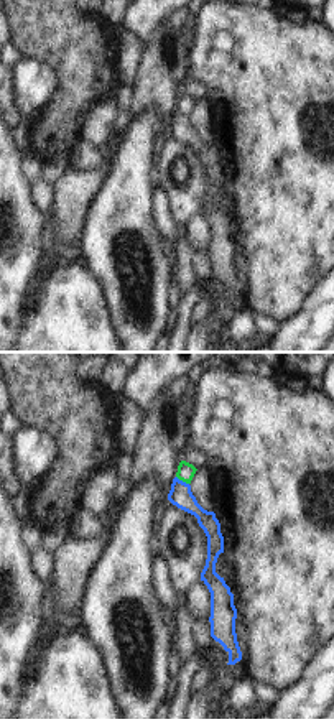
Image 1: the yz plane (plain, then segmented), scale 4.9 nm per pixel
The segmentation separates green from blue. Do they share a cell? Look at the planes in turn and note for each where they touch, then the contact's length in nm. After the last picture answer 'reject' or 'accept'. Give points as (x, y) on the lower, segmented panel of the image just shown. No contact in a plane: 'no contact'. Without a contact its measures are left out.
contact (183, 481); length 80 nm

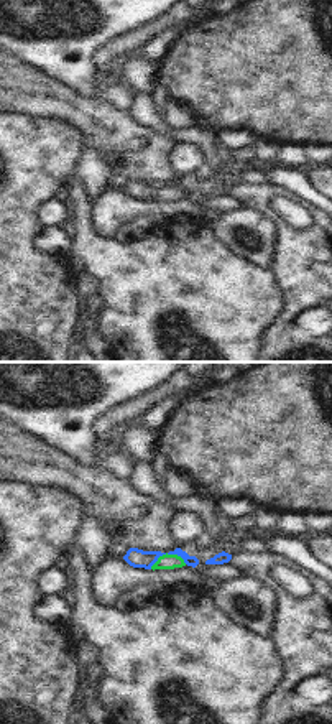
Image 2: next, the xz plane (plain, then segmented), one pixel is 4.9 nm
contact (166, 553); length 190 nm

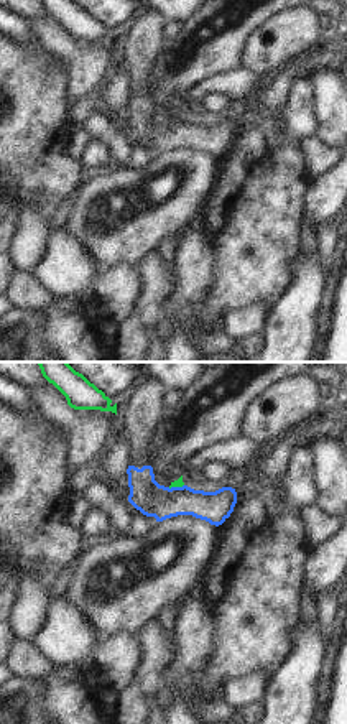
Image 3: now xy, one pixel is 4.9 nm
contact (175, 486); length 80 nm

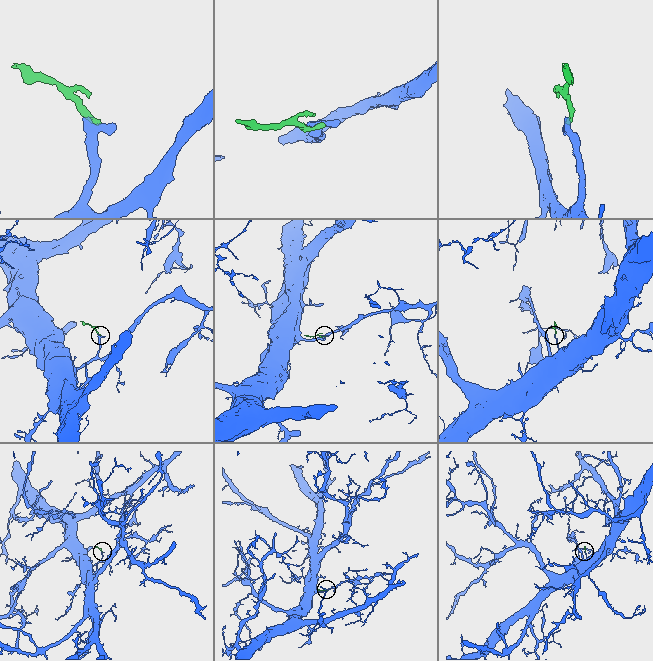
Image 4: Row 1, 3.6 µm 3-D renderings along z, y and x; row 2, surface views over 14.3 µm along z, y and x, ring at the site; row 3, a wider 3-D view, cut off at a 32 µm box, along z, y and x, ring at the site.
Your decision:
reject

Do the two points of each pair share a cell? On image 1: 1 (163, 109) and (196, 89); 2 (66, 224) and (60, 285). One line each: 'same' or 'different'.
1: different
2: different

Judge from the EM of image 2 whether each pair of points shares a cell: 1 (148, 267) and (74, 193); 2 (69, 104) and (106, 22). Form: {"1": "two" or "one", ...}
{"1": "one", "2": "two"}

